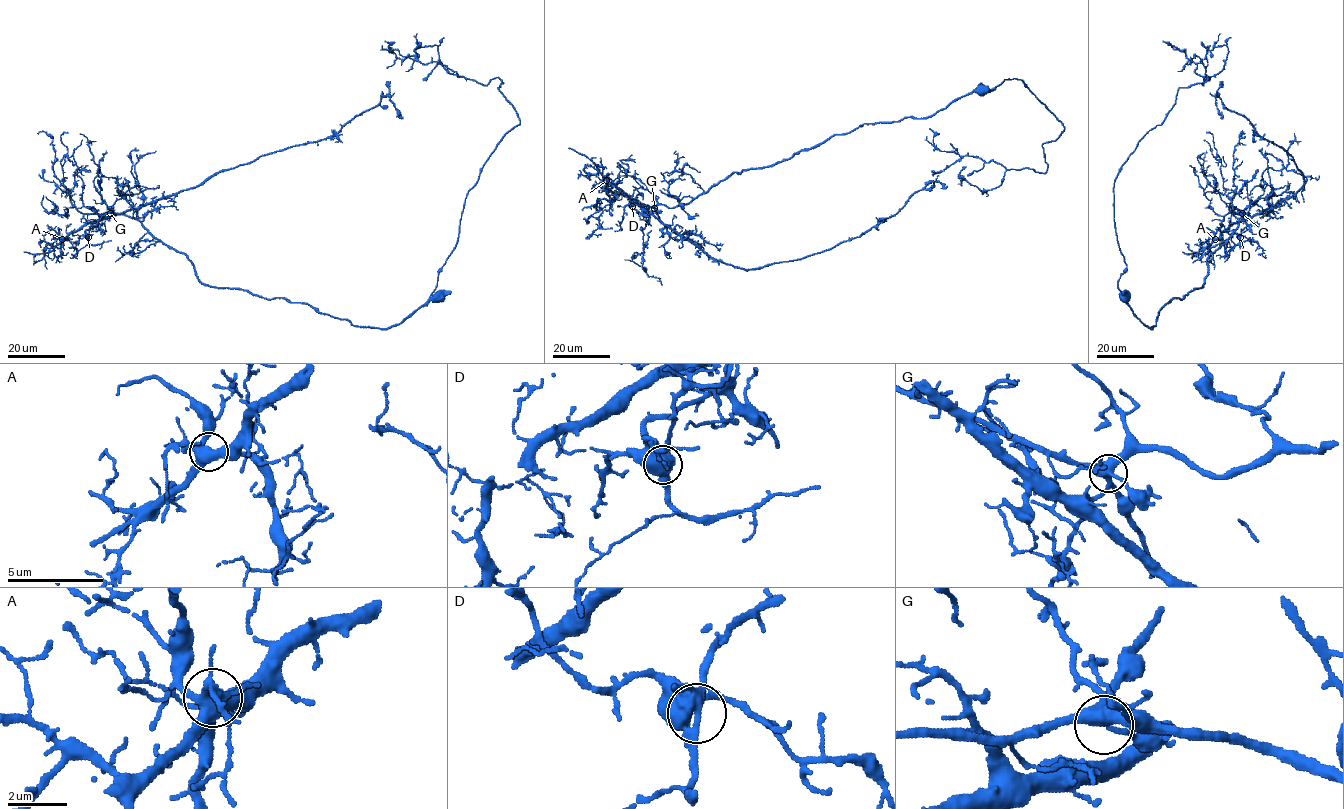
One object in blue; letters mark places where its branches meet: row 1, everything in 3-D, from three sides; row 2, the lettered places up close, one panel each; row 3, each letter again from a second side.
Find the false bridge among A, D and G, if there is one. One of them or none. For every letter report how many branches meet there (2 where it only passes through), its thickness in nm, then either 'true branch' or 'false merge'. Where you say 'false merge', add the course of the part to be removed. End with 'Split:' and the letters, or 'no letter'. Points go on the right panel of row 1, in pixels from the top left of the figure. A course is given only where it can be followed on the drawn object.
A: 4 branches meet; 440 nm thick; true branch
D: 4 branches meet; 480 nm thick; false merge; foreign part runs (1240, 237), (1246, 219), (1292, 197), (1303, 177), (1282, 147), (1261, 138), (1246, 117), (1216, 96), (1221, 119)
G: 4 branches meet; 420 nm thick; true branch
Split: D

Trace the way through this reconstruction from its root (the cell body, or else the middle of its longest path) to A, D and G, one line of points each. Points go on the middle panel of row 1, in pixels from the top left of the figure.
A: (984, 90), (929, 117), (863, 124), (767, 166), (733, 172), (671, 208), (639, 207), (606, 180)
D: (984, 90), (929, 117), (863, 124), (767, 166), (733, 172), (685, 205), (646, 205), (641, 213), (632, 205)
G: (984, 90), (973, 90), (929, 117), (863, 124), (767, 166), (733, 172), (689, 203), (654, 207)

